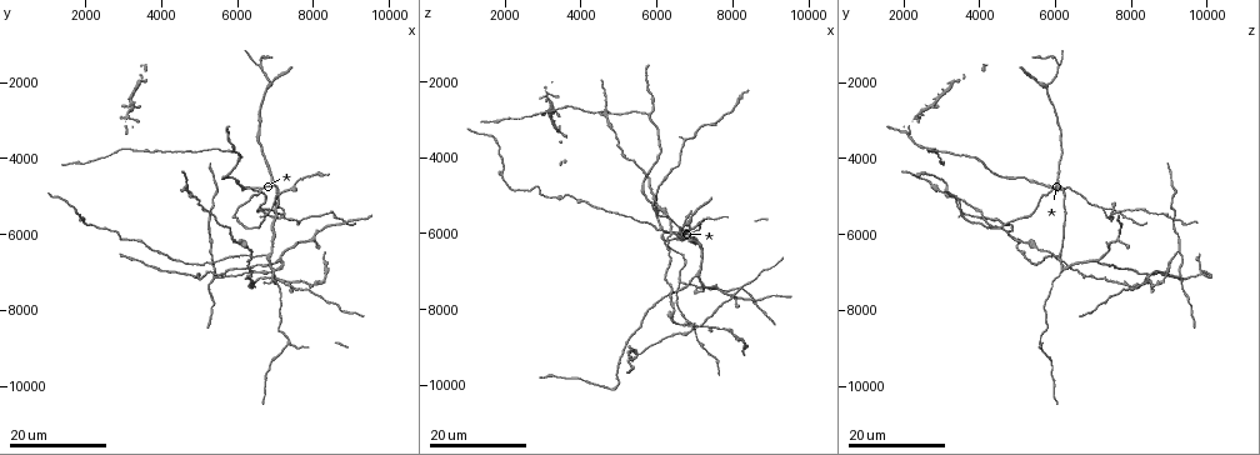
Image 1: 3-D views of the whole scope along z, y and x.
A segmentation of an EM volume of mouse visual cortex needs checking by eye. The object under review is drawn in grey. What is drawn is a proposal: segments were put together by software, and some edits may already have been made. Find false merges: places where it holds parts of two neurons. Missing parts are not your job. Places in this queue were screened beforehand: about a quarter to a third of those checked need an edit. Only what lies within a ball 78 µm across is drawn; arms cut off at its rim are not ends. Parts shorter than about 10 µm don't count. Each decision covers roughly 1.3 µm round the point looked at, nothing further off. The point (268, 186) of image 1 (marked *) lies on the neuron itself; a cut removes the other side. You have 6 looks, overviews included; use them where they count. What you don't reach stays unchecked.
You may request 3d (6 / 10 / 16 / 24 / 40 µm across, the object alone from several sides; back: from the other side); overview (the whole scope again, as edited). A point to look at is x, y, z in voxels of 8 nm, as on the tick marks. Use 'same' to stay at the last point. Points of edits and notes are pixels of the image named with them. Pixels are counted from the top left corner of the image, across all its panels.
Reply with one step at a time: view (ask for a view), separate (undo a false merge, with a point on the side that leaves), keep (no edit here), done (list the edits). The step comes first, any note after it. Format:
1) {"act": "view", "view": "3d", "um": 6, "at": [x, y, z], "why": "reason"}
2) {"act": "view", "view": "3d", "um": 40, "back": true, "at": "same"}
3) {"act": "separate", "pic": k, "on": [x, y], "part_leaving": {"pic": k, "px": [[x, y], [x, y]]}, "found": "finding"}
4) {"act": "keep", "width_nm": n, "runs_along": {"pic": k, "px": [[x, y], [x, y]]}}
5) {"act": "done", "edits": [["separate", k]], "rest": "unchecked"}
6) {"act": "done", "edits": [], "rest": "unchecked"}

{"act": "view", "view": "3d", "um": 16, "at": [6350, 6550, 6050], "why": "four-way junction"}

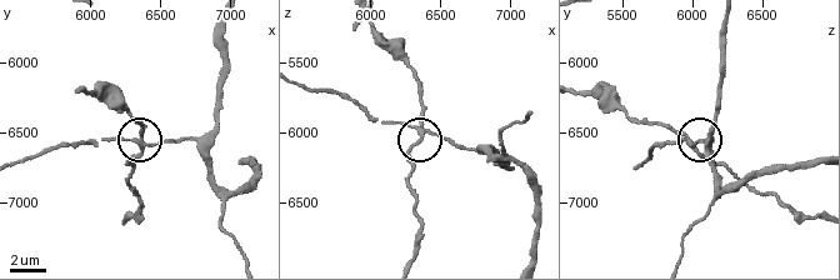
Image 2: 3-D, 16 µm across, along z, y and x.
{"act": "view", "view": "3d", "um": 6, "at": [6360, 6600, 5980]}

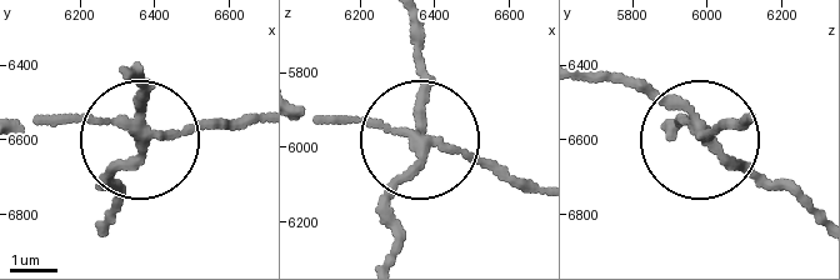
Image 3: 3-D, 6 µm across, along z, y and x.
{"act": "view", "view": "3d", "um": 6, "back": true, "at": [6360, 6600, 5990], "why": "from behind"}

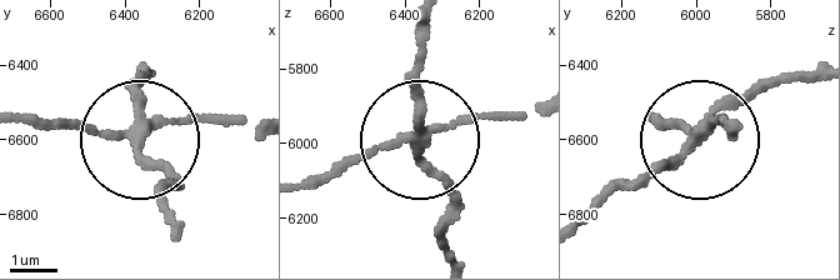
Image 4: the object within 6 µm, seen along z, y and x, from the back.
{"act": "separate", "pic": 4, "on": [130, 85], "width_nm": 210, "found": "a second neuron is stuck on"}

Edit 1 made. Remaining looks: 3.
{"act": "view", "view": "3d", "um": 24, "at": [7150, 6650, 7100], "why": "thin arm on a thick one"}

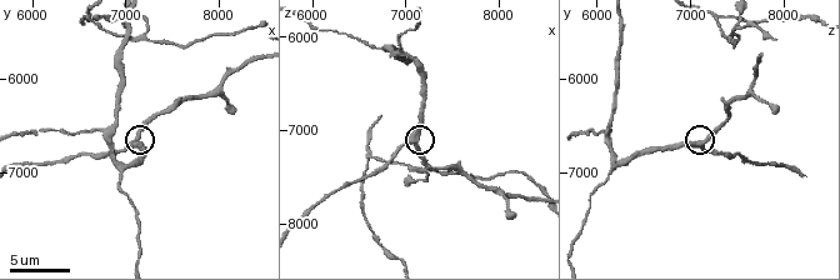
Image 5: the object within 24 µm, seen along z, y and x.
{"act": "view", "view": "3d", "um": 6, "at": [7100, 6650, 7150]}

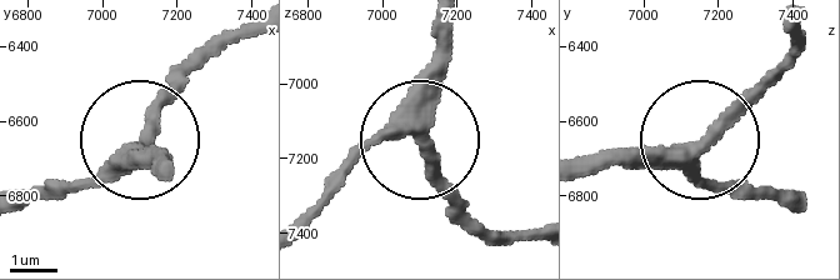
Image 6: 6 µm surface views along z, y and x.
{"act": "keep", "width_nm": 350, "runs_along": {"pic": 6, "px": [[168, 176], [148, 118], [224, 38]]}, "found": "all the same neuron"}

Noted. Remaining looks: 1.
{"act": "view", "view": "3d", "um": 6, "at": [6600, 5350, 7300], "why": "arms part here"}

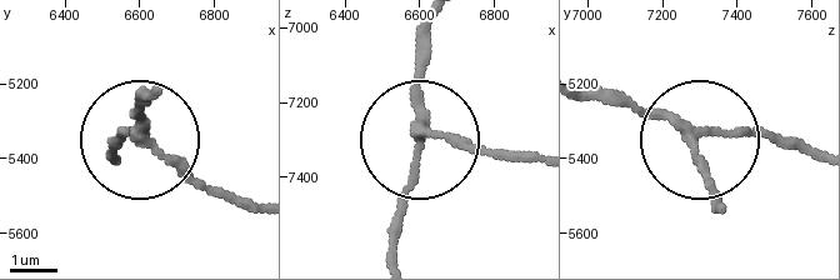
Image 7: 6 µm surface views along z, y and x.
{"act": "keep", "arms": 3, "found": "one neuron here"}

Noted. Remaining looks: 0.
{"act": "done", "edits": [["separate", 4]], "rest": "unchecked"}

